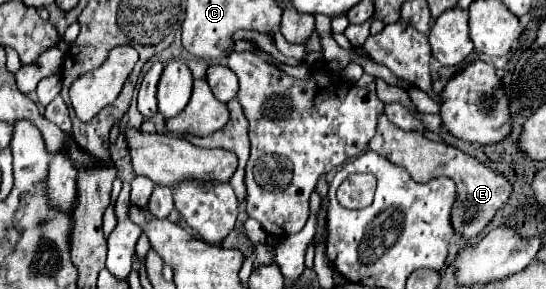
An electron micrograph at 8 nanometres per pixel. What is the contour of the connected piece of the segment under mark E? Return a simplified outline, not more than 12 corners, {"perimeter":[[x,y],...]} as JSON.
{"perimeter":[[379,116],[369,150],[415,182],[451,178],[453,230],[481,234],[513,186],[453,146]]}

